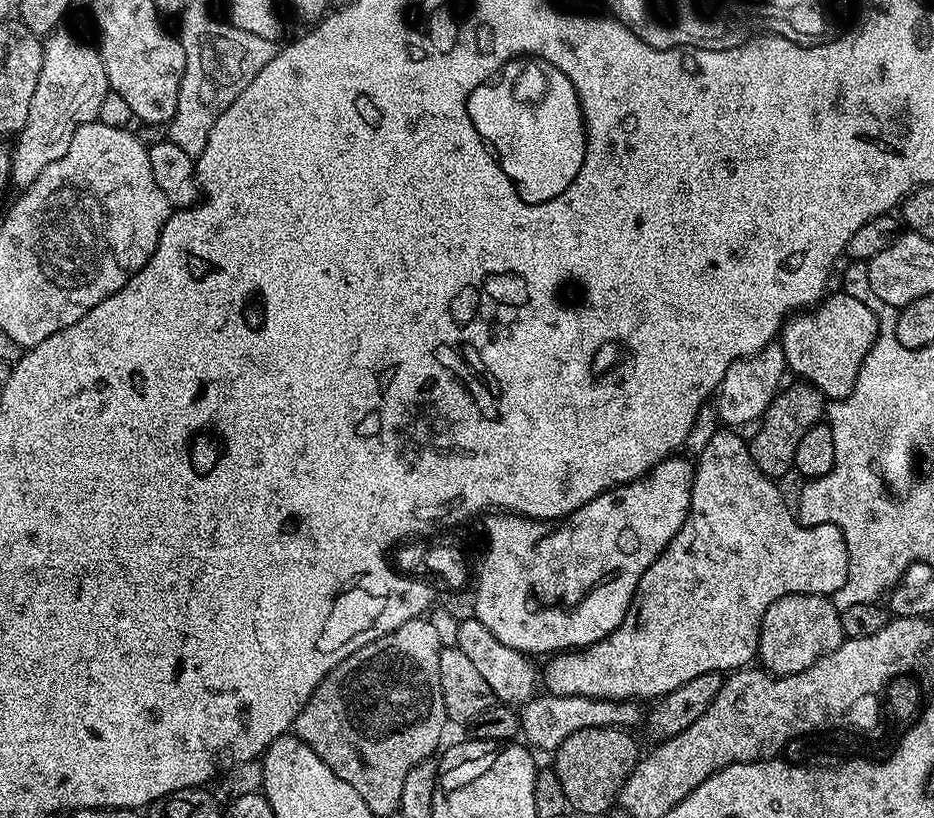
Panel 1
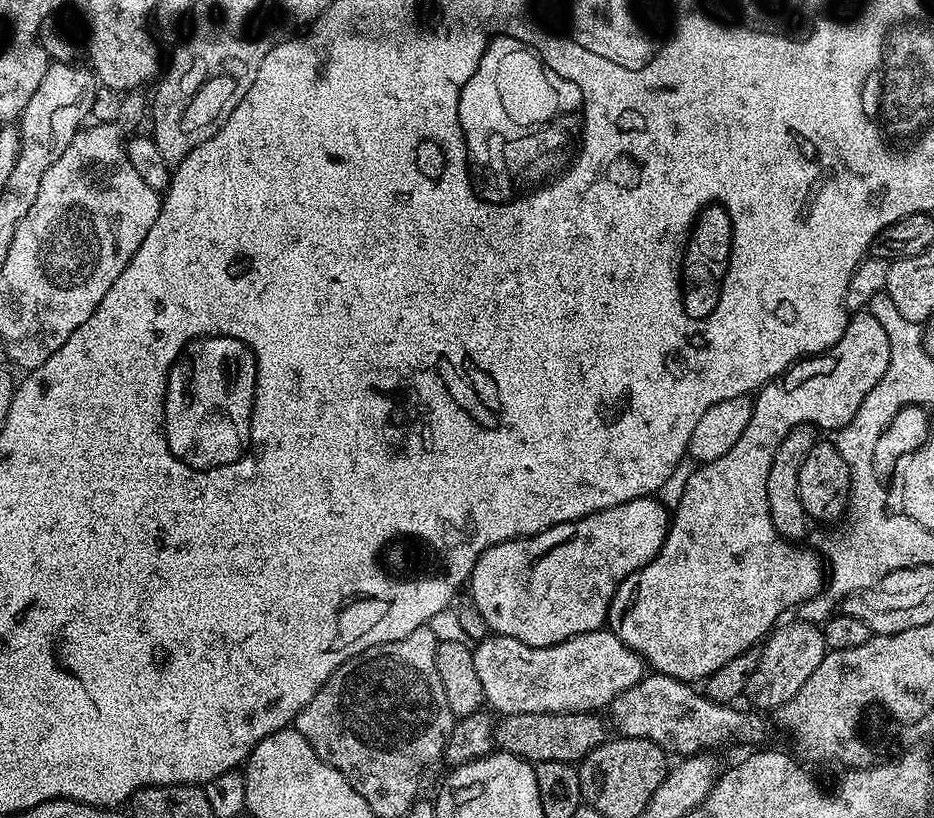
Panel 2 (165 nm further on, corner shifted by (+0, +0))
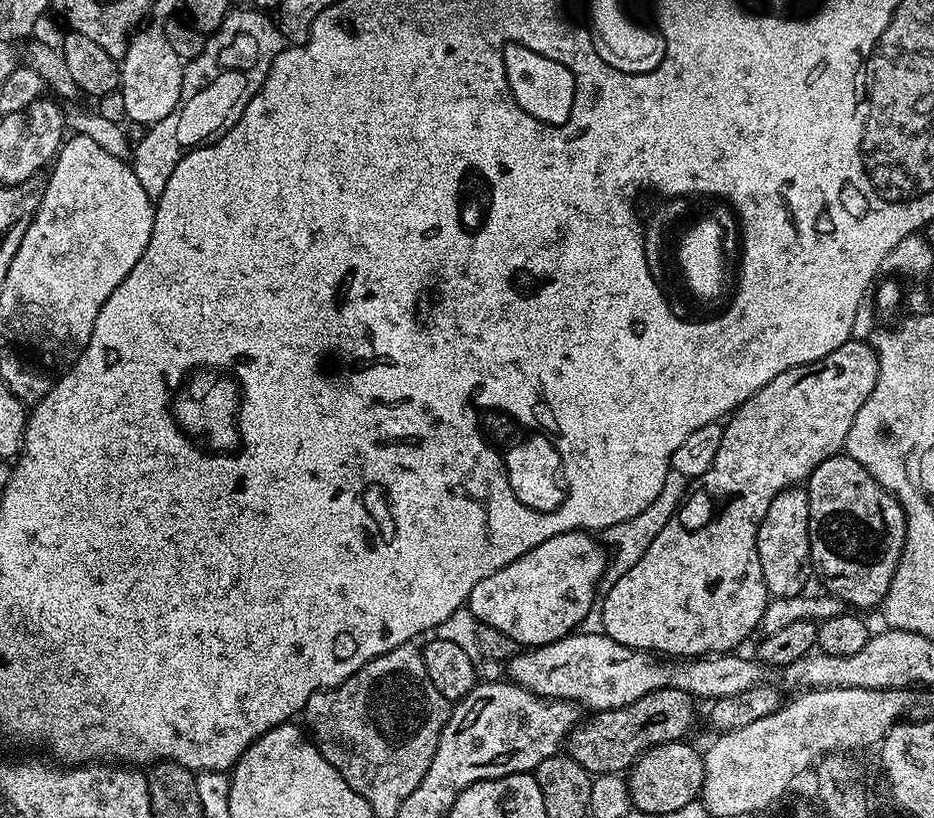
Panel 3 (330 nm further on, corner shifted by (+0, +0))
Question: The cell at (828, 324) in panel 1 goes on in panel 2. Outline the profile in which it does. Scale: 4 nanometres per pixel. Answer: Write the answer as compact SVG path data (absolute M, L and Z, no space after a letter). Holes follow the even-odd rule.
M871 314L853 315L849 319L842 338L830 350L830 354L810 356L796 361L790 369L792 380L788 380L789 378L771 380L759 392L755 393L754 399L751 401L752 413L750 414L749 425L746 426L746 430L738 439L738 442L735 442L734 446L716 461L701 463L696 472L690 474L690 482L686 482L686 491L682 494L682 502L678 502L678 506L671 513L668 533L658 550L658 554L650 563L642 566L637 572L630 574L620 583L608 611L607 623L609 625L616 624L620 620L620 625L612 625L615 626L616 637L626 646L630 646L634 651L639 652L645 665L653 673L678 678L685 682L707 681L708 677L714 674L714 670L726 666L726 662L738 658L738 654L757 647L777 627L778 621L781 619L779 616L787 608L795 609L799 604L814 598L822 591L826 583L826 572L823 567L821 567L822 569L816 568L815 554L808 548L800 548L804 546L797 546L795 543L785 540L776 531L774 522L770 518L770 506L766 502L766 478L770 474L770 462L774 458L774 454L778 454L778 446L782 446L786 434L790 434L790 430L794 430L800 424L810 424L817 430L845 428L854 418L854 414L858 414L858 406L862 406L866 394L870 394L870 390L874 390L874 386L878 386L882 374L886 374L886 366L890 366L891 349L890 338L886 338L886 330L882 330L882 322L878 322L878 318L874 318Z

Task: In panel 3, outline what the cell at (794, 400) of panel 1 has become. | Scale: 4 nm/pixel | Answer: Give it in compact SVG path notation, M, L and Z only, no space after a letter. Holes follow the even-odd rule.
M804 486L781 488L773 495L770 510L758 526L756 535L756 559L758 571L772 598L788 599L801 595L810 579L810 506L808 489Z

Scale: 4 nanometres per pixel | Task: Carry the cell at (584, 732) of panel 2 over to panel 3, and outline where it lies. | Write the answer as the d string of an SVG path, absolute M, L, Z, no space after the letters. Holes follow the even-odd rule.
M663 688L621 708L593 711L588 721L585 719L572 729L566 741L566 755L596 776L627 773L646 750L684 740L696 720L696 707L697 701L688 692Z

